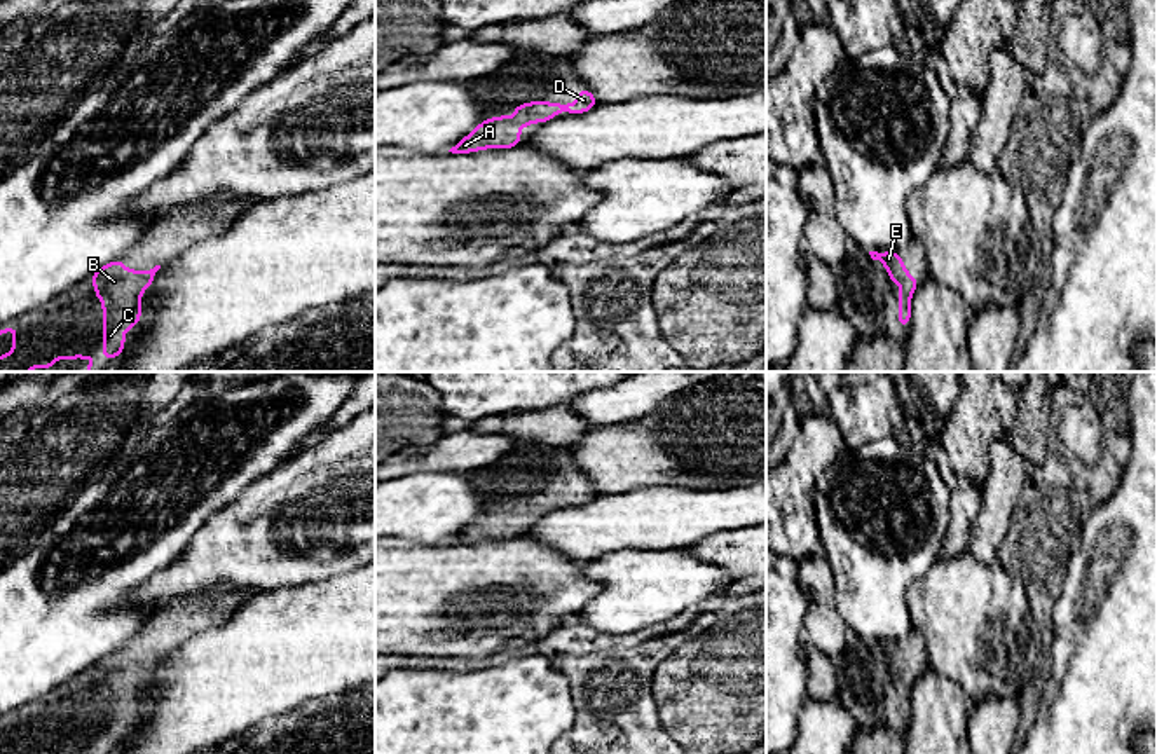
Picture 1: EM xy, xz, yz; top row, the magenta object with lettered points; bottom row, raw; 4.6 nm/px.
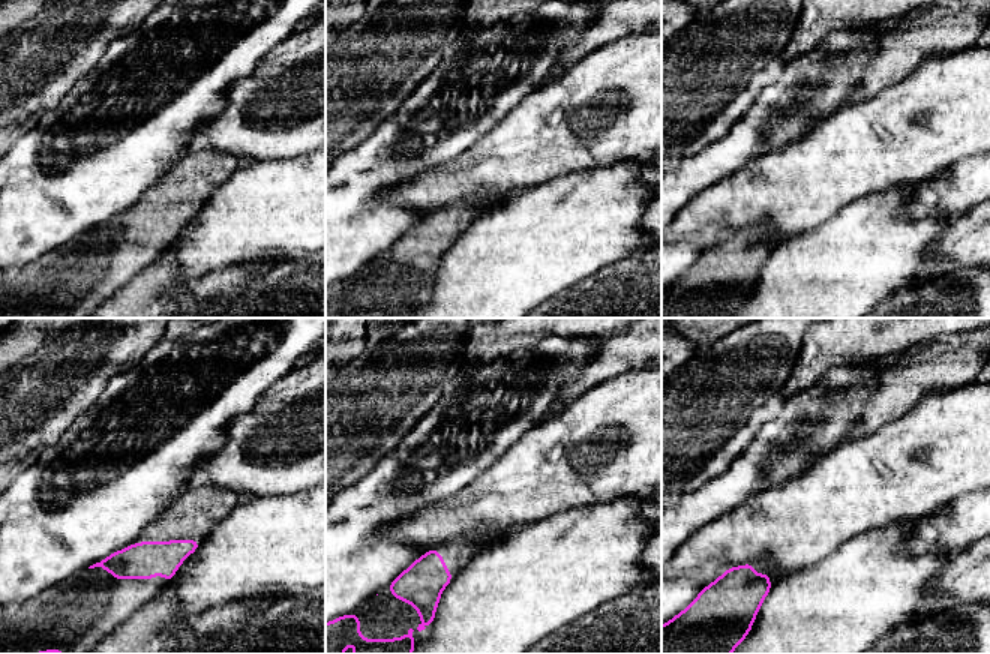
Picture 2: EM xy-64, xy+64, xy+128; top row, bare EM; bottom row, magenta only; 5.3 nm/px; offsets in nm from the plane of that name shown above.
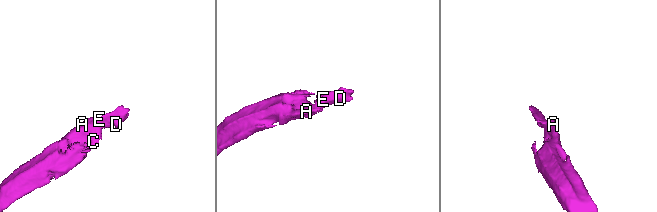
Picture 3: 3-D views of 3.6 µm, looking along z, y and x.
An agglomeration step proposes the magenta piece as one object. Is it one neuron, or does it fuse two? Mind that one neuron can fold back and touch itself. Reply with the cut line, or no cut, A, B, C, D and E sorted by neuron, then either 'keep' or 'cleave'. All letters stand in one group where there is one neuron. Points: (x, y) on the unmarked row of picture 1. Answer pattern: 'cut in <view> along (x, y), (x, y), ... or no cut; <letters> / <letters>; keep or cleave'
no cut; A B C D E; keep

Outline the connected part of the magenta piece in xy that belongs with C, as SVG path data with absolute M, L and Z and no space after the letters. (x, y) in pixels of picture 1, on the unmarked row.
M115 651L89 667L94 684L103 693L103 747L119 749L126 738L124 724L140 714L141 684L152 675L161 656L150 661L129 661Z

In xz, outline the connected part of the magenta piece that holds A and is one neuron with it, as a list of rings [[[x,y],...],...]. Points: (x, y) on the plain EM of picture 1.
[[[590,480],[578,483],[578,489],[571,496],[548,494],[548,492],[531,492],[525,496],[513,497],[517,510],[499,506],[496,510],[485,510],[478,518],[475,518],[464,531],[461,531],[448,543],[468,545],[483,539],[511,539],[522,534],[518,524],[527,515],[546,513],[555,510],[557,503],[565,504],[585,504],[597,496],[597,490]]]

